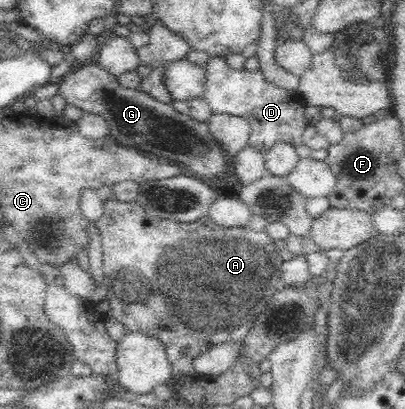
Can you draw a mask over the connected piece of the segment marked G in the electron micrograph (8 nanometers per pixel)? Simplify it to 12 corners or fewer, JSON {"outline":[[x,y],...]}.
{"outline":[[99,63],[58,93],[102,116],[118,144],[226,180],[229,157],[198,122]]}

